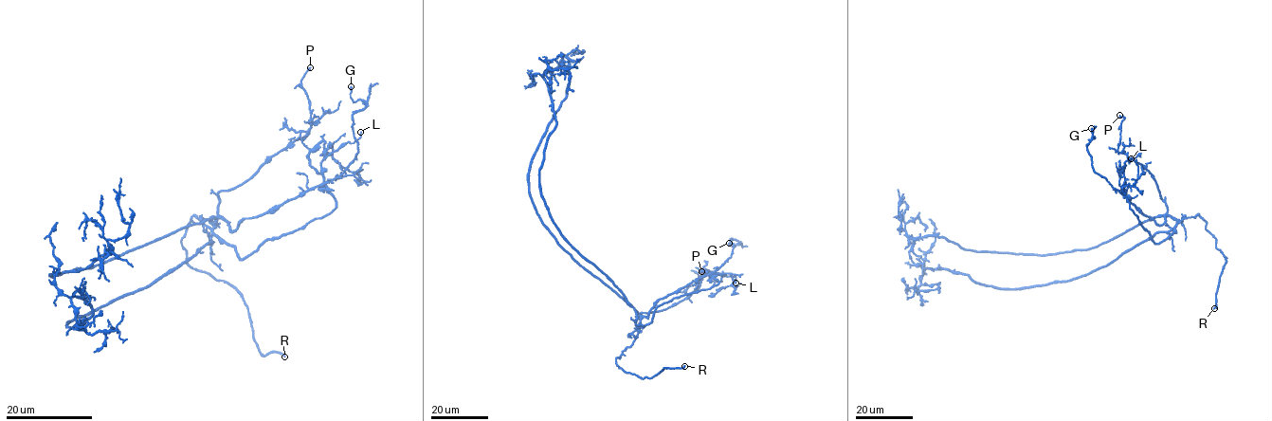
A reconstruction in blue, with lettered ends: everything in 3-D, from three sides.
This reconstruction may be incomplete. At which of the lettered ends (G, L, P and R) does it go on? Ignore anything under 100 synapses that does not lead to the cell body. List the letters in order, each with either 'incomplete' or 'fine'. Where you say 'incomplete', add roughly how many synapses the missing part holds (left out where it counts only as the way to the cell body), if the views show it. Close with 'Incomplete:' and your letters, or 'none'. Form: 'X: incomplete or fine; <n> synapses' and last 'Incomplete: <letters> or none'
G: fine
L: fine
P: fine
R: incomplete
Incomplete: R

